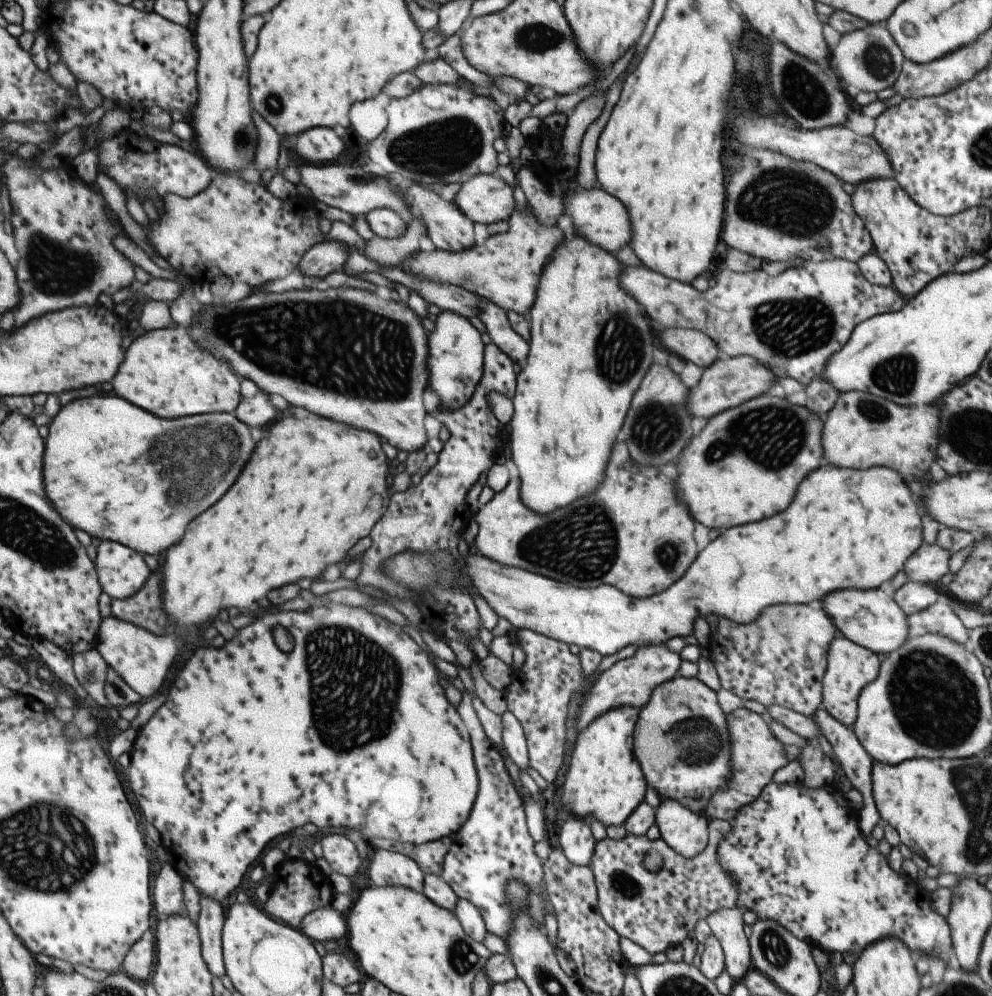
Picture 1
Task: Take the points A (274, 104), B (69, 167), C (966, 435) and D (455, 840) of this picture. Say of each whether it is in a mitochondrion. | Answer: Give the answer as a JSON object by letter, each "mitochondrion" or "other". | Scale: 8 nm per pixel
{"A":"mitochondrion","B":"other","C":"mitochondrion","D":"other"}

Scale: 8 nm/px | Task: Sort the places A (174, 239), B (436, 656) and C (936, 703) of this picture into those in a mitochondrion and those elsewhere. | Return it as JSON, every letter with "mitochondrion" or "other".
{"A":"other","B":"other","C":"mitochondrion"}

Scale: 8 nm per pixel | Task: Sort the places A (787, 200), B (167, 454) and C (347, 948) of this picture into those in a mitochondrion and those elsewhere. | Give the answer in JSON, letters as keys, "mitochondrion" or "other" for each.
{"A":"mitochondrion","B":"mitochondrion","C":"other"}

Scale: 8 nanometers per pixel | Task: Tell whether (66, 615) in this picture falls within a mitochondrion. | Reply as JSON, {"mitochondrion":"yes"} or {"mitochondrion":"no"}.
{"mitochondrion":"no"}

